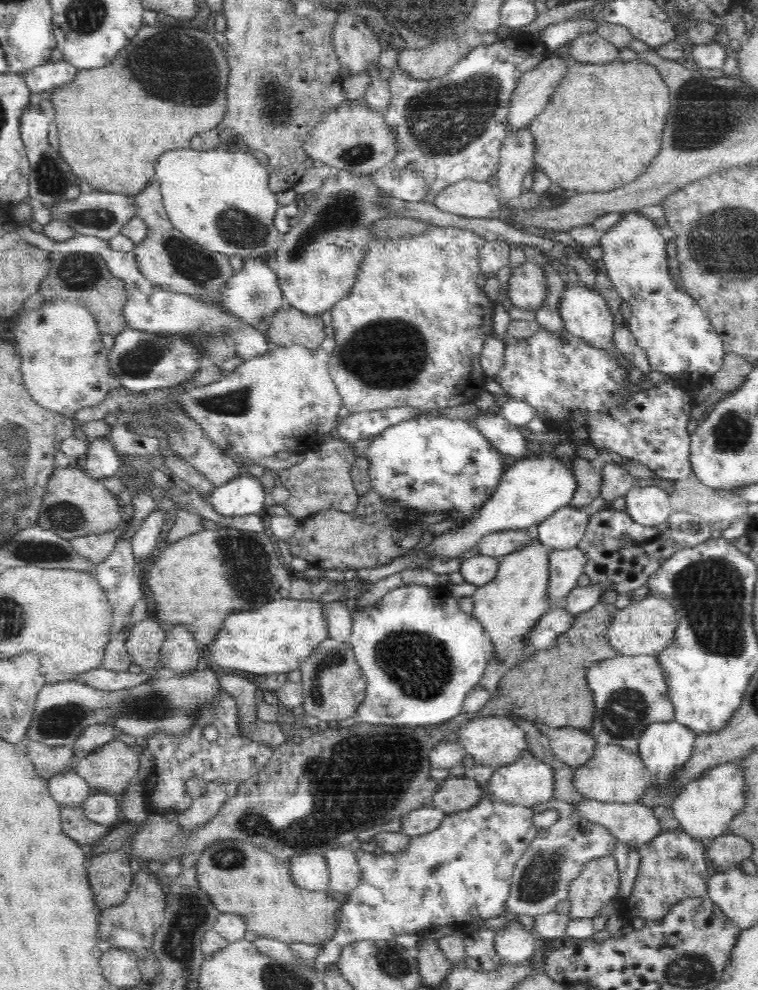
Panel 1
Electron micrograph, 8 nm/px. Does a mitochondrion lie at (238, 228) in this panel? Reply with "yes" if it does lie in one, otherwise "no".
yes

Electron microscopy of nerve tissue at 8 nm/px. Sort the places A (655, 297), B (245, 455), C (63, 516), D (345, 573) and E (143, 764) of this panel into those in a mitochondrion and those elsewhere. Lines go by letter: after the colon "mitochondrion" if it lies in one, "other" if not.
A: other
B: other
C: mitochondrion
D: other
E: other

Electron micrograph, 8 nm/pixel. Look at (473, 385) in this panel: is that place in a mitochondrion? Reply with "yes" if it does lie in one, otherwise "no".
no

